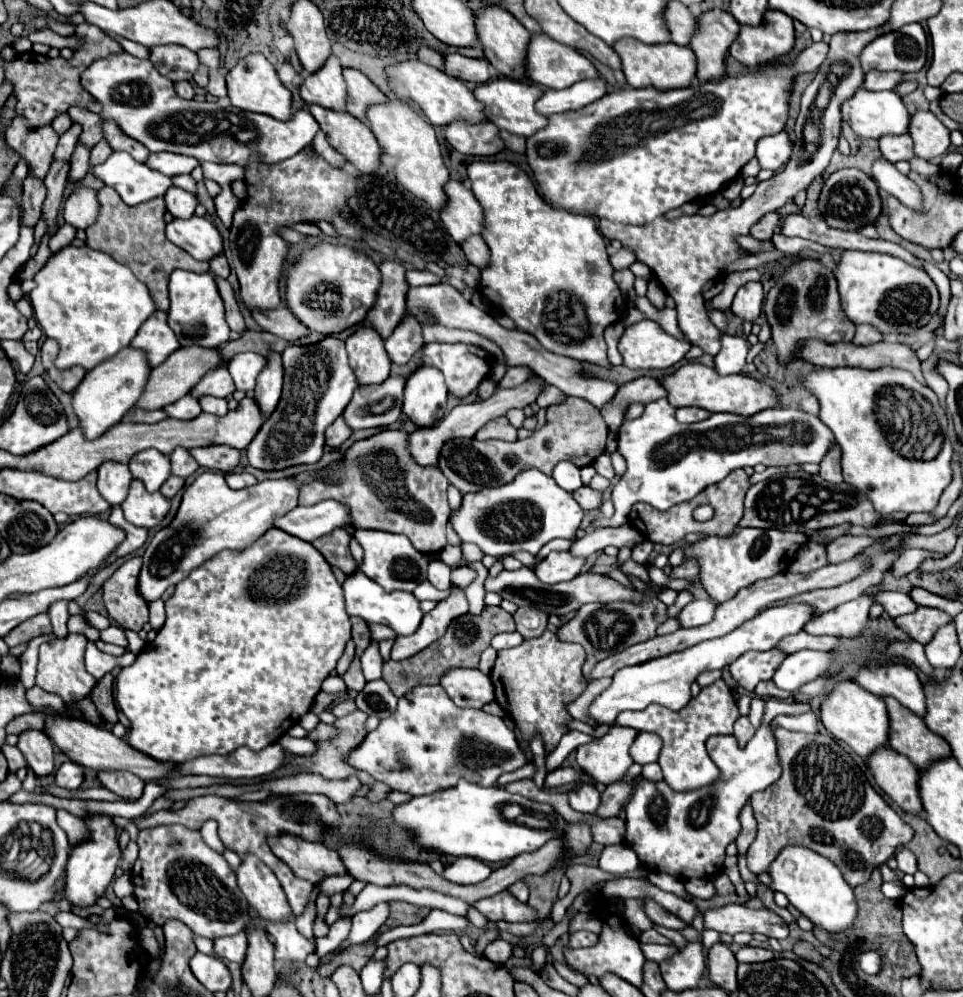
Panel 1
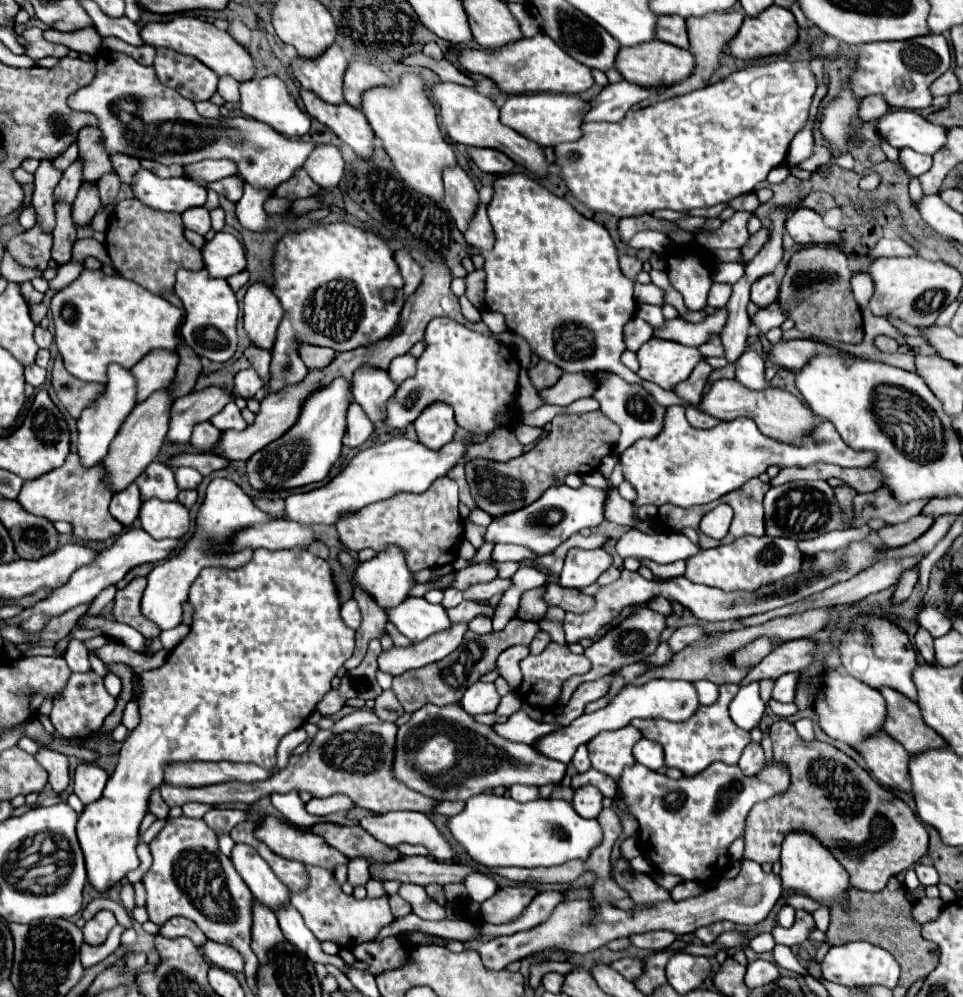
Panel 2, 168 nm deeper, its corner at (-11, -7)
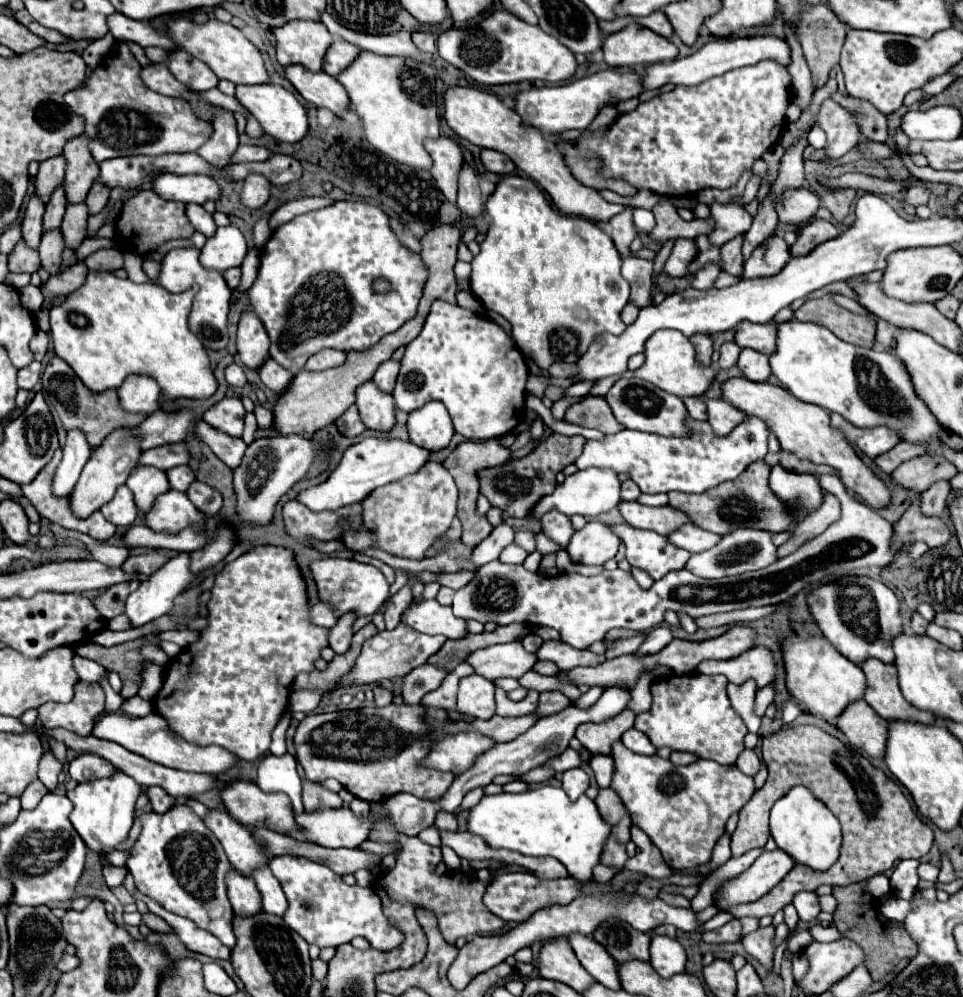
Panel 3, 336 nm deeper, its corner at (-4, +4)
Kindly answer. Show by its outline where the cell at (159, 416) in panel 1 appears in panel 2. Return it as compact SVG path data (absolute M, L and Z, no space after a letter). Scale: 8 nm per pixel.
M208 386L204 390L190 392L190 394L178 398L172 406L170 430L168 430L166 440L176 442L176 444L188 442L194 424L210 420L234 398L236 398L234 392L228 392L218 386Z

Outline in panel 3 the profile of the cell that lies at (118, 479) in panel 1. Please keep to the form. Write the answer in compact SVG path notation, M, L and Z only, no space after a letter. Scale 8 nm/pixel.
M121 485L115 497L101 507L101 513L107 521L117 527L131 527L137 519L137 507L133 503L133 495L127 485Z

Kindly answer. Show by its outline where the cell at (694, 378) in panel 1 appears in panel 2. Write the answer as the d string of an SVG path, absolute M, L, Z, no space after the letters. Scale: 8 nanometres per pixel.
M726 378L712 382L710 390L702 396L698 410L706 412L718 420L734 420L740 416L752 418L762 434L772 436L782 442L794 442L794 444L798 444L800 438L804 434L808 434L808 430L812 430L812 426L814 426L812 410L808 410L790 392L786 392L782 388L774 388L774 386L768 386L764 390L750 390L744 384L738 384L736 380L726 380Z

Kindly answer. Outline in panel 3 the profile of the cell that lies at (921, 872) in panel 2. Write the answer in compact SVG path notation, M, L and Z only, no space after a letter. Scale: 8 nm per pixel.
M921 863L919 865L919 879L935 883L937 881L937 875L939 875L939 869L935 865L931 865L931 863Z

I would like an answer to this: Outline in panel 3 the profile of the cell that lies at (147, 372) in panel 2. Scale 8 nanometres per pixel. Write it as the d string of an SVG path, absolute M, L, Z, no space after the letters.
M131 375L117 391L121 409L129 413L153 415L159 409L159 387L153 379Z

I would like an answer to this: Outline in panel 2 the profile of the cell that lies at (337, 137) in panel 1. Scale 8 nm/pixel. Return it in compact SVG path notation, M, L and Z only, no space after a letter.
M300 92L306 112L328 126L344 144L352 146L352 150L362 158L370 160L374 150L374 130L370 128L364 112L352 108L344 102L344 106L328 106L324 100L316 98L312 92Z

